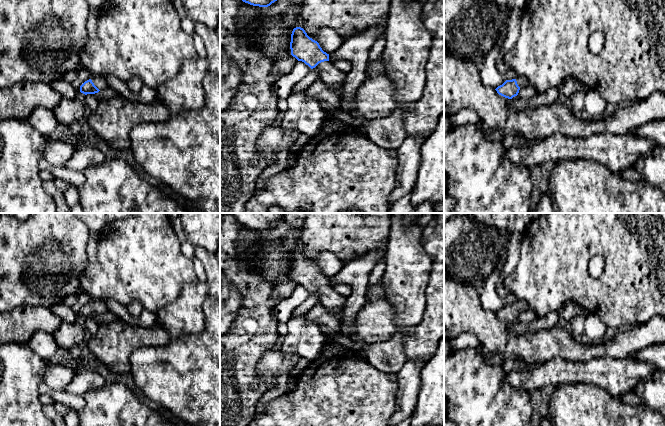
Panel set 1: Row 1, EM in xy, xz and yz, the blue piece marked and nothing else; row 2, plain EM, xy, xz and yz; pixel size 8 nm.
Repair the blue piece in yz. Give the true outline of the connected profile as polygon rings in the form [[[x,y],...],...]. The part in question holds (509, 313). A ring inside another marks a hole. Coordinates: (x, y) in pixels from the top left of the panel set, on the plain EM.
[[[517,300],[515,303],[506,304],[502,309],[498,310],[495,314],[497,317],[505,322],[512,323],[517,320],[519,314],[524,311],[532,310],[531,306],[523,301]]]

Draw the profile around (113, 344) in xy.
[[[120,319],[99,323],[98,332],[86,340],[87,347],[99,363],[118,374],[131,369],[130,356],[143,347],[168,344],[171,336],[161,326],[131,326]]]

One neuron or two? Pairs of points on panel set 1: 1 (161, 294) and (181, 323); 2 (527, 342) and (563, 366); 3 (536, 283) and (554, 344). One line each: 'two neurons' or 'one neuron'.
1: two neurons
2: two neurons
3: two neurons

